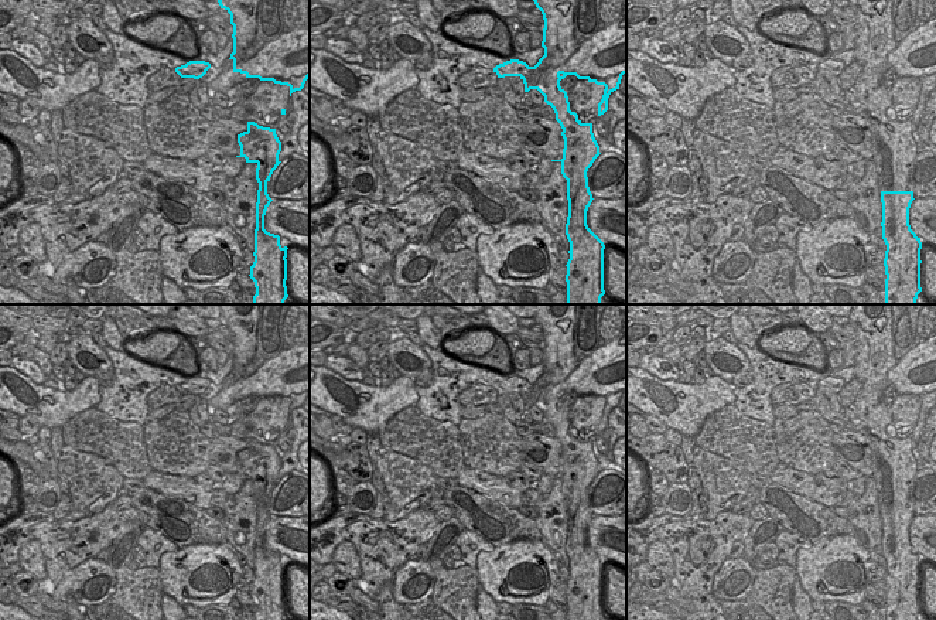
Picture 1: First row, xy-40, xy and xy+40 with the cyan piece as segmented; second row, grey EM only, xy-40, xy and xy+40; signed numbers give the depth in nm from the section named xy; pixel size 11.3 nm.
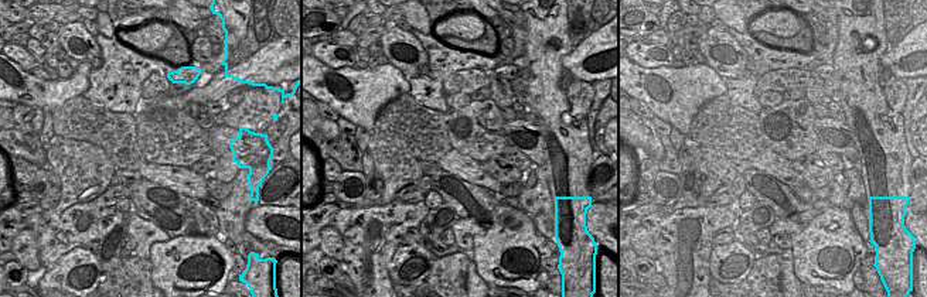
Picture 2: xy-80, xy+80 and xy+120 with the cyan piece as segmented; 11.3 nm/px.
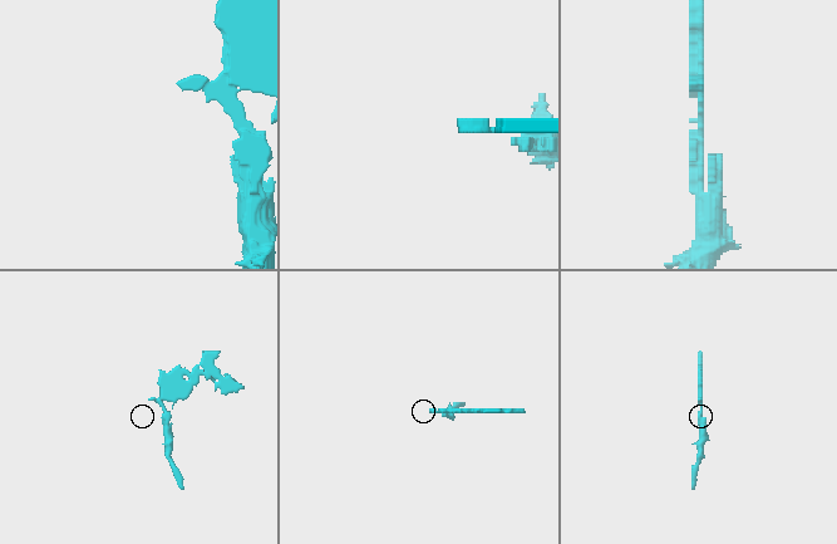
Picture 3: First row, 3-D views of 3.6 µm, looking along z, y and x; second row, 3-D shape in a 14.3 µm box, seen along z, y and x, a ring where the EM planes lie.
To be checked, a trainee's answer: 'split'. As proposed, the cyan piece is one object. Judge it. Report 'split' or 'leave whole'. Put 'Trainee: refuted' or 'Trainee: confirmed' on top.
Trainee: confirmed
split

